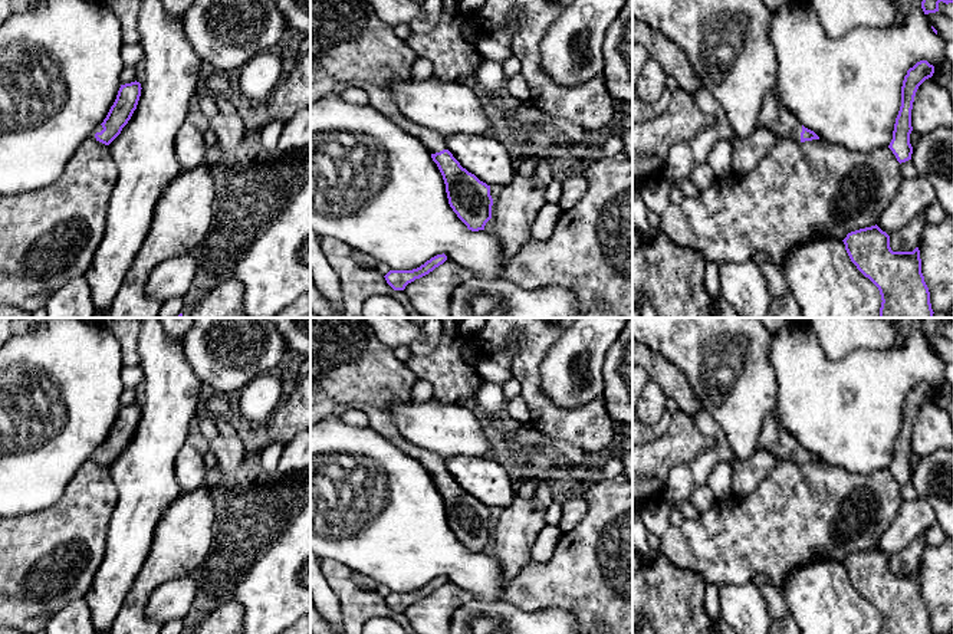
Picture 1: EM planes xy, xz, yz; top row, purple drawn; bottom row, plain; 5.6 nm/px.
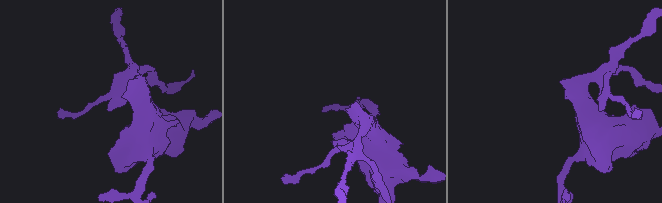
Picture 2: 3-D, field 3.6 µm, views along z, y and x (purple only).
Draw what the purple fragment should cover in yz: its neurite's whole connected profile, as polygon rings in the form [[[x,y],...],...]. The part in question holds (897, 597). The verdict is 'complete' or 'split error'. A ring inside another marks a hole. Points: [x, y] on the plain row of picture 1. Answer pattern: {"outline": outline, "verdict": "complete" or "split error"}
{"outline": [[[877,546],[842,562],[851,584],[880,612],[880,634],[933,634],[921,595],[920,572],[893,574],[890,558]]], "verdict": "complete"}

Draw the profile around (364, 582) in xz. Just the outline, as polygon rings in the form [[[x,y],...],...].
[[[352,572],[351,579],[356,585],[358,591],[371,592],[375,591],[378,585],[371,576],[358,572]]]

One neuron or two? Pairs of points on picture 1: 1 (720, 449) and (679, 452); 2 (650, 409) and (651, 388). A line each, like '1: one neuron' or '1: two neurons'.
1: two neurons
2: one neuron

